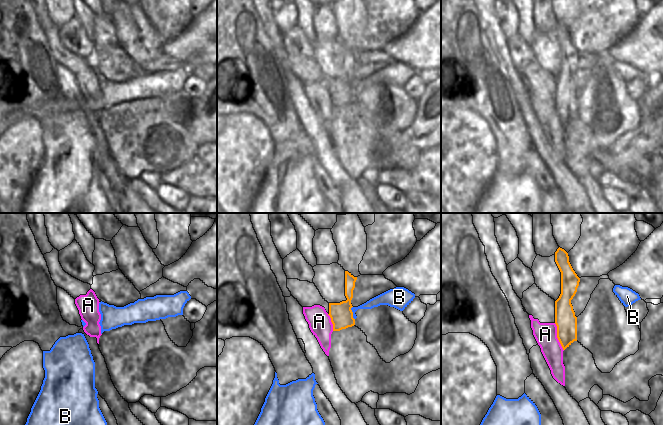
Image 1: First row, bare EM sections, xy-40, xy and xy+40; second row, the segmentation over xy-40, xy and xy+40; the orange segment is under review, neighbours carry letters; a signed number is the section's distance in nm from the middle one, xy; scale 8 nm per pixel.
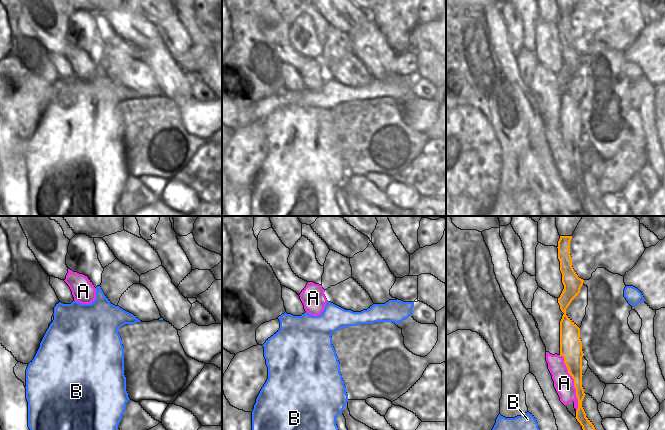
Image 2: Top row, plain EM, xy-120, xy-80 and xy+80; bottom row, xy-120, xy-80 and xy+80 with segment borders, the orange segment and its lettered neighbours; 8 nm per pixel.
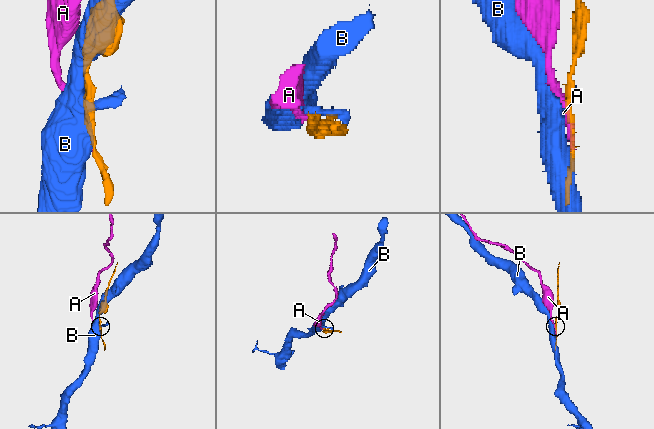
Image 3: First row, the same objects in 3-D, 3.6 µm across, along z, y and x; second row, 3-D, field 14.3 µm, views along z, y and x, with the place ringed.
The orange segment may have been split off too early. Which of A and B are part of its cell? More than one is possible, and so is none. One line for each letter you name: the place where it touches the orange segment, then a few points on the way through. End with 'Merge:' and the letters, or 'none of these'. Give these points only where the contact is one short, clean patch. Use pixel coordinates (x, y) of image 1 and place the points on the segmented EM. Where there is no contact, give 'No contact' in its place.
Merge: none of these.

